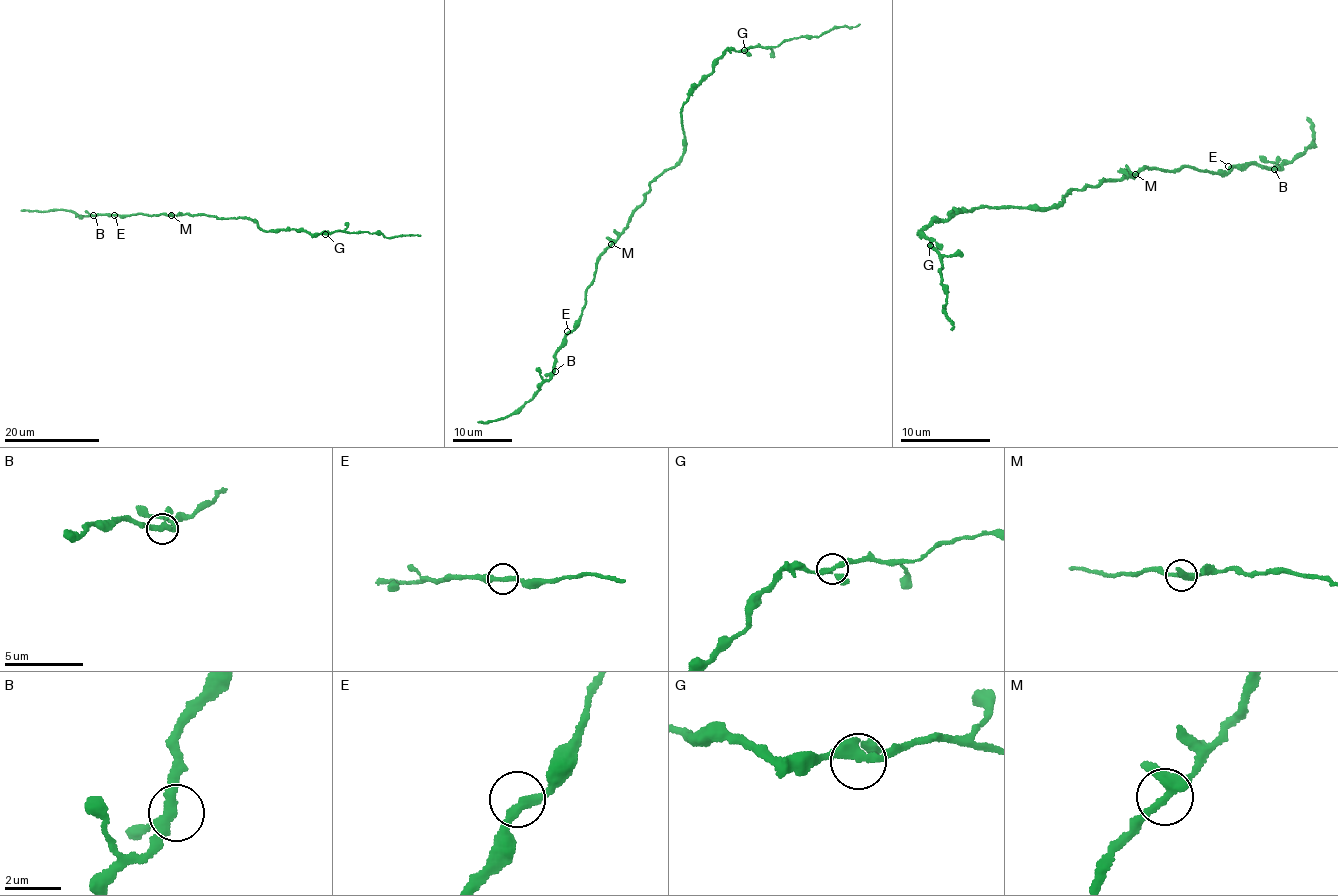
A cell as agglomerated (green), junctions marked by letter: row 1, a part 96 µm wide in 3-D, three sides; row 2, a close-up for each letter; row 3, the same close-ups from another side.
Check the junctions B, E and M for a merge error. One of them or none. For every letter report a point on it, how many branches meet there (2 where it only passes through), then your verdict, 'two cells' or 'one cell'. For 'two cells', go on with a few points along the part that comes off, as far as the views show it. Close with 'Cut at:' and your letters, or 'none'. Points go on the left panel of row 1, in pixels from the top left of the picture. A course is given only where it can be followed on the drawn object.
B: (93, 215) | 3 | one cell
E: (114, 215) | 2 | one cell
M: (171, 215) | 3 | one cell
Cut at: none

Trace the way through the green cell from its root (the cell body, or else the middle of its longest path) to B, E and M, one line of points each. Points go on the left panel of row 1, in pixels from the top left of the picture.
B: (217, 219), (201, 213), (93, 215)
E: (217, 219), (201, 213), (114, 215)
M: (217, 219), (201, 213), (172, 215)

